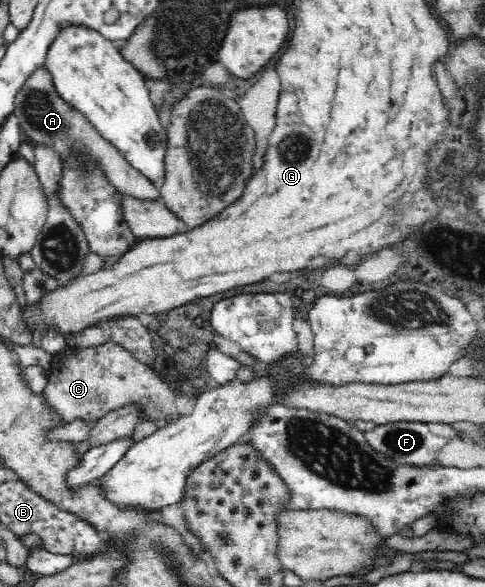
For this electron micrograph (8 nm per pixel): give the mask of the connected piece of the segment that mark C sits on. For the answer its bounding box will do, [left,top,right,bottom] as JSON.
[42,339,181,425]

